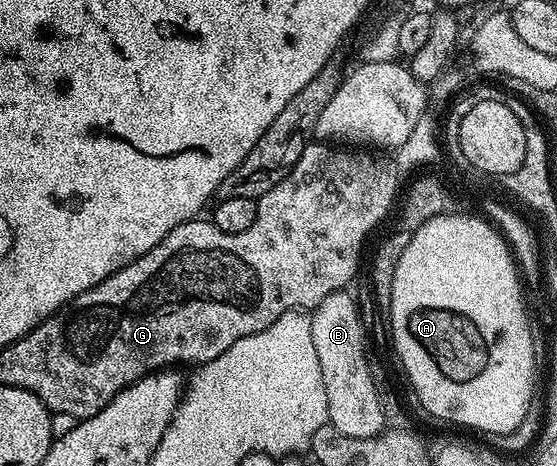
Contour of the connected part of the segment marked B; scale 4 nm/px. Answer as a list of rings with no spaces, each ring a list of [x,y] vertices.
[[[350,291],[334,292],[322,300],[310,313],[313,346],[317,349],[317,362],[325,382],[328,421],[349,438],[373,438],[385,428],[382,403],[374,388],[367,351],[367,336],[363,333],[363,320]]]

